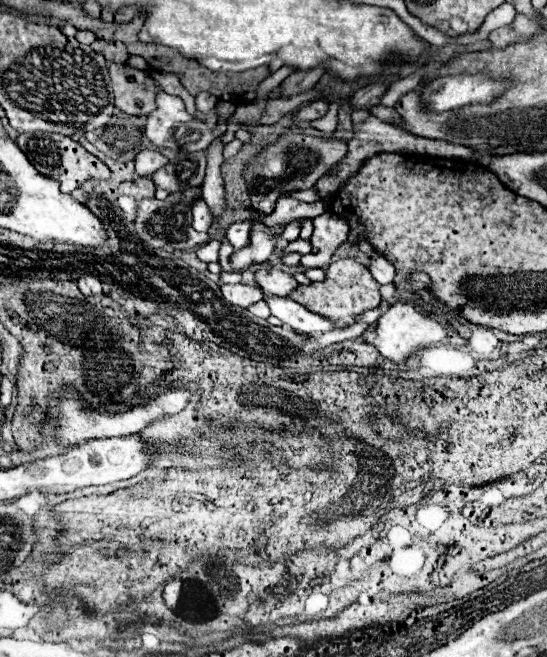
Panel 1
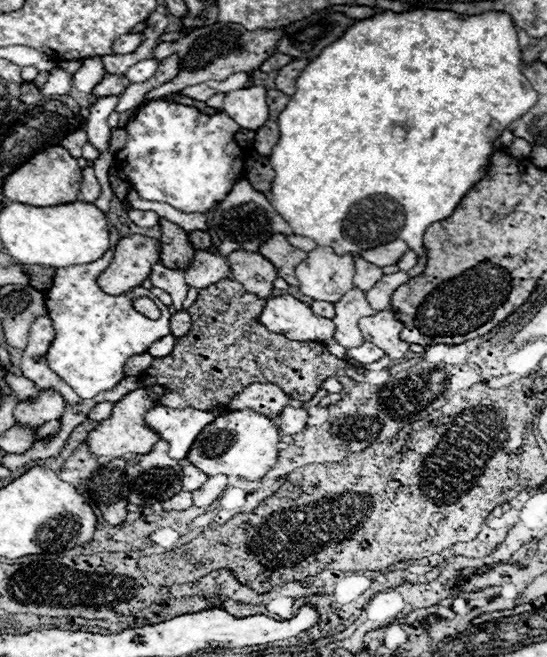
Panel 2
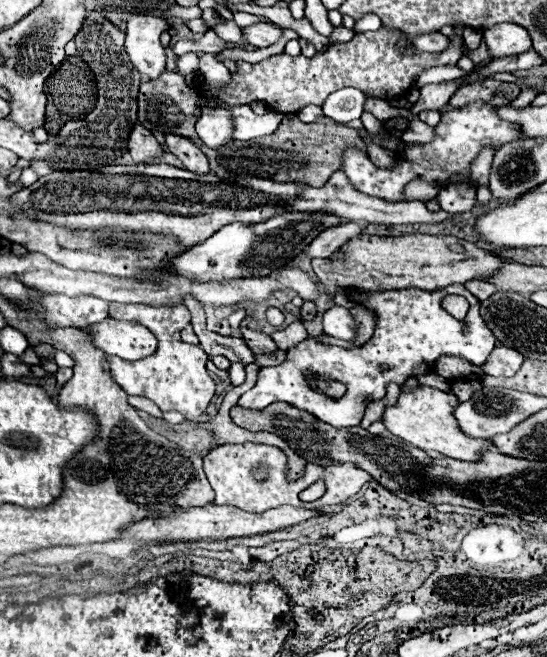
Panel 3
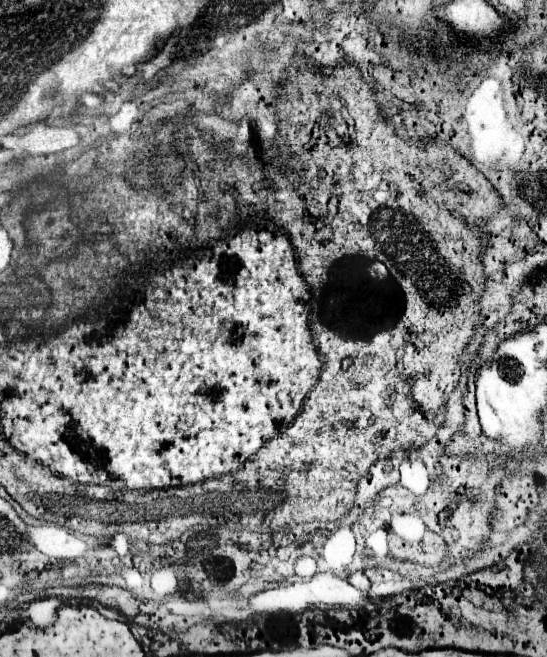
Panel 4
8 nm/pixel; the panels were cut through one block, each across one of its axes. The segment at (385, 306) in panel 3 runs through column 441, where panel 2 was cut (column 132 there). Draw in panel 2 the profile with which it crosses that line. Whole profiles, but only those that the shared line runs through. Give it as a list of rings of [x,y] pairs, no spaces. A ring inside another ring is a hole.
[[[110,226],[108,230],[110,250],[100,260],[80,266],[56,268],[52,288],[44,292],[48,316],[56,330],[56,336],[46,354],[46,362],[50,370],[56,372],[64,382],[68,382],[82,398],[94,398],[96,394],[114,388],[120,380],[124,380],[124,364],[128,358],[144,354],[152,342],[170,334],[172,314],[150,290],[137,286],[120,296],[110,296],[104,294],[96,284],[98,276],[108,268],[116,244],[122,238],[114,226]],[[142,296],[156,302],[162,312],[158,320],[150,320],[138,310],[134,310],[132,302]]]

